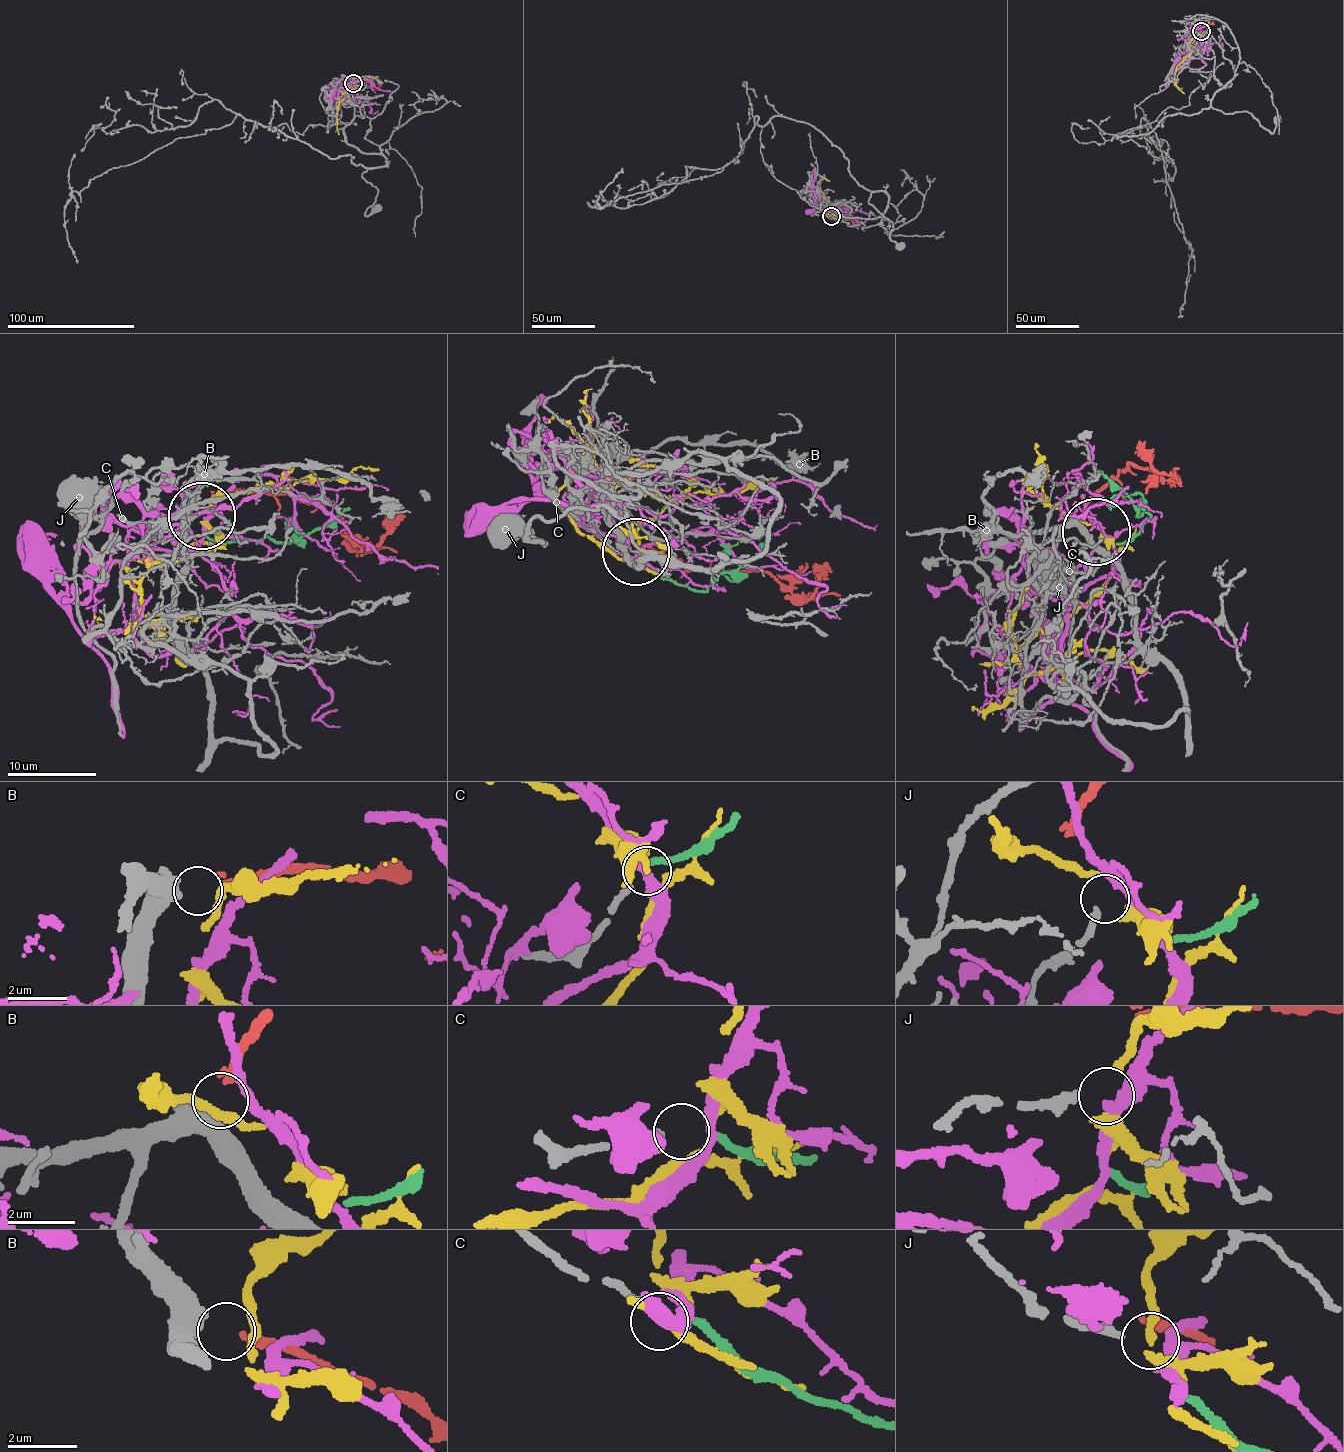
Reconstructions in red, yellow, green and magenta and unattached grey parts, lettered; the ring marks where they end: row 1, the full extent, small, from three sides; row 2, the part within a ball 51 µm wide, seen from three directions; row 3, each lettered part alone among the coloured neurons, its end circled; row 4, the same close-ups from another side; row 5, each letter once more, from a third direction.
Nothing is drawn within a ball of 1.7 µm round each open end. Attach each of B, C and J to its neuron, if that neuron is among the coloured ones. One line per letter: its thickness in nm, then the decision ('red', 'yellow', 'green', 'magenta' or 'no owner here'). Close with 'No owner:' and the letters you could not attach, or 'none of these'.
B: 500 nm | red
C: 220 nm | green
J: 240 nm | no owner here
No owner: J

